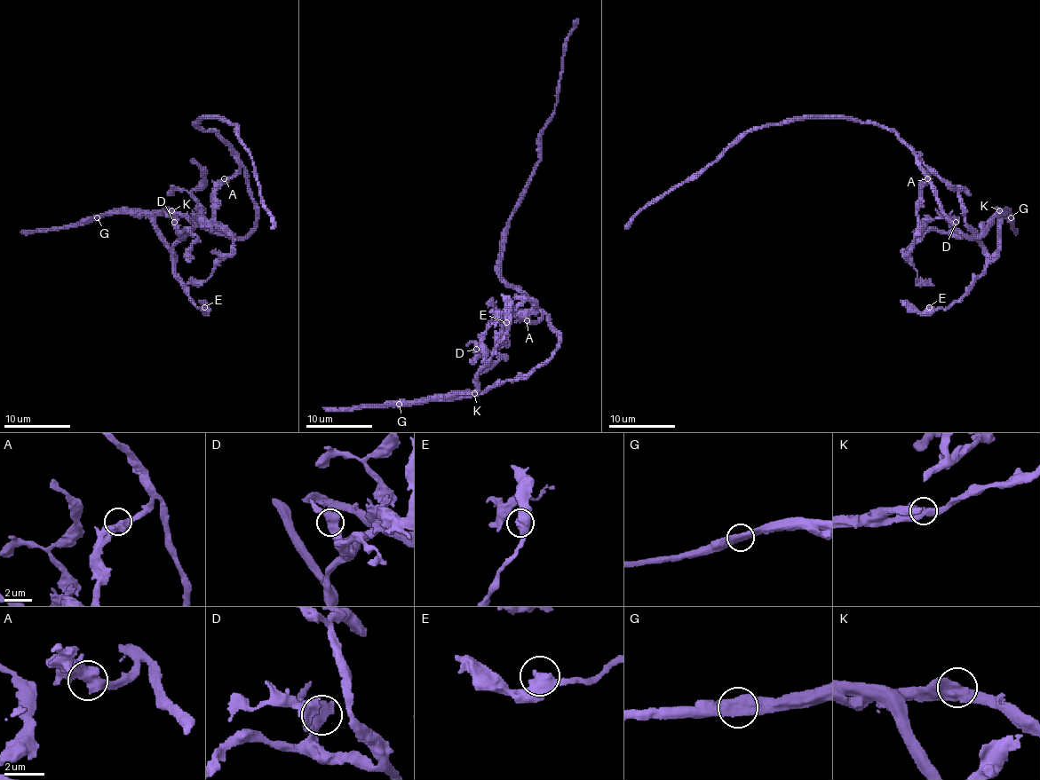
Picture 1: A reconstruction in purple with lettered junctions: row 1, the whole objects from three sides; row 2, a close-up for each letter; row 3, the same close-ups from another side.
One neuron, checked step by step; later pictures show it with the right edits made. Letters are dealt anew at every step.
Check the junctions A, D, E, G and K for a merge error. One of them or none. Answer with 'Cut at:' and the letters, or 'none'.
Cut at: G

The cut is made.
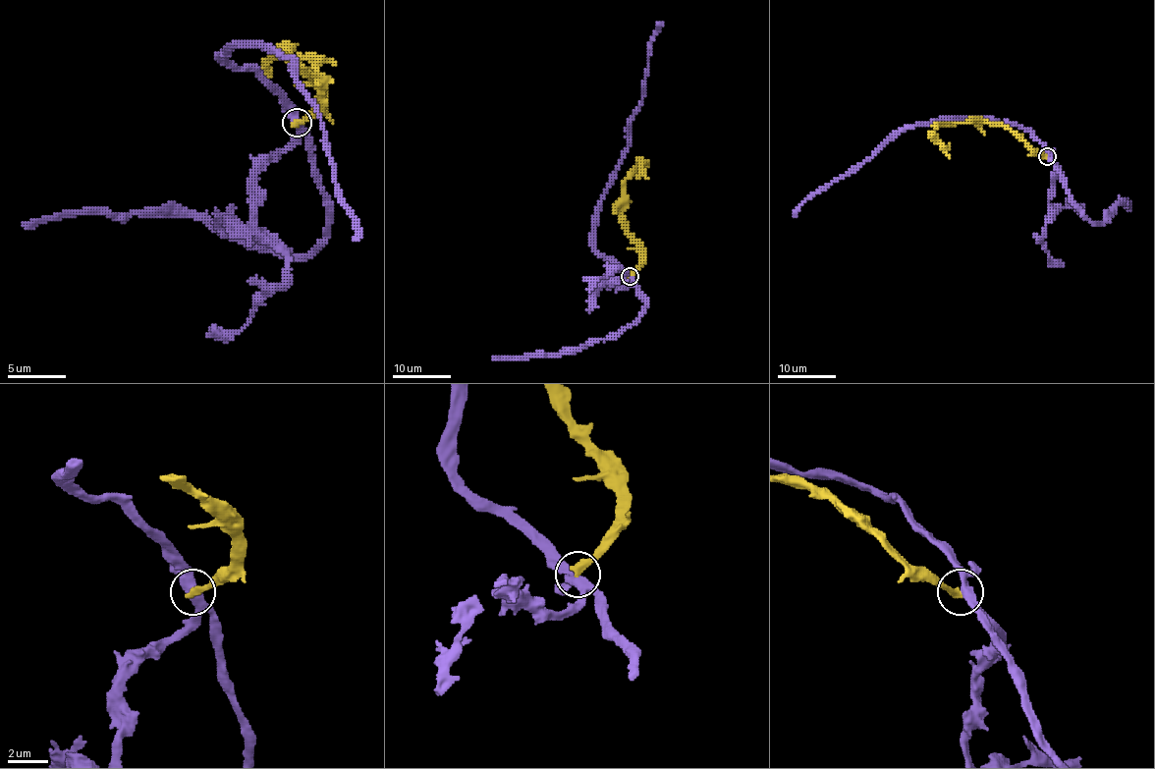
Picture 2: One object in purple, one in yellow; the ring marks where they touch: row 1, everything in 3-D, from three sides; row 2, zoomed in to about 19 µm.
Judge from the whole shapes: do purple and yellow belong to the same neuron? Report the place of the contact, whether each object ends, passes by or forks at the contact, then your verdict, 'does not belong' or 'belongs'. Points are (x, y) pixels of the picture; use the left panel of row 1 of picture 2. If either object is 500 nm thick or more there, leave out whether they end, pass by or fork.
place (297, 123); purple forks; yellow ends; does not belong

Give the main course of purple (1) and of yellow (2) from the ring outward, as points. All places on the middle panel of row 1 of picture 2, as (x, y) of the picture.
1: (630, 277), (594, 247), (597, 208), (629, 144), (629, 120), (641, 102), (649, 44), (661, 22)
2: (630, 277), (640, 262), (640, 250), (626, 229), (621, 211), (623, 183), (640, 162), (647, 177)

